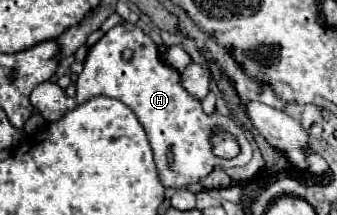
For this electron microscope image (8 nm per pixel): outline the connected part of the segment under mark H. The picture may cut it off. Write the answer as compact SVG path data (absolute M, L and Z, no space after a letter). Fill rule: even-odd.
M125 21L113 27L111 31L107 31L89 49L87 59L83 63L83 71L79 73L75 87L77 87L75 97L67 97L57 83L45 81L33 89L31 105L45 117L45 121L57 121L63 117L65 111L97 95L107 95L123 101L127 107L133 109L133 113L139 117L141 125L145 127L145 133L153 147L159 179L165 187L187 189L191 185L199 185L201 179L205 179L217 167L219 169L243 167L251 161L251 145L243 129L237 125L237 121L233 117L221 115L219 111L213 111L211 115L207 115L201 107L201 99L187 93L187 89L181 85L181 75L177 73L177 69L173 69L171 65L165 65L165 61L157 51L157 45L139 25ZM123 49L133 49L133 57L129 61L121 59ZM215 127L229 131L239 141L241 153L235 159L227 161L211 153L209 131ZM171 147L173 147L173 165L169 165L169 159L167 159L167 151Z

